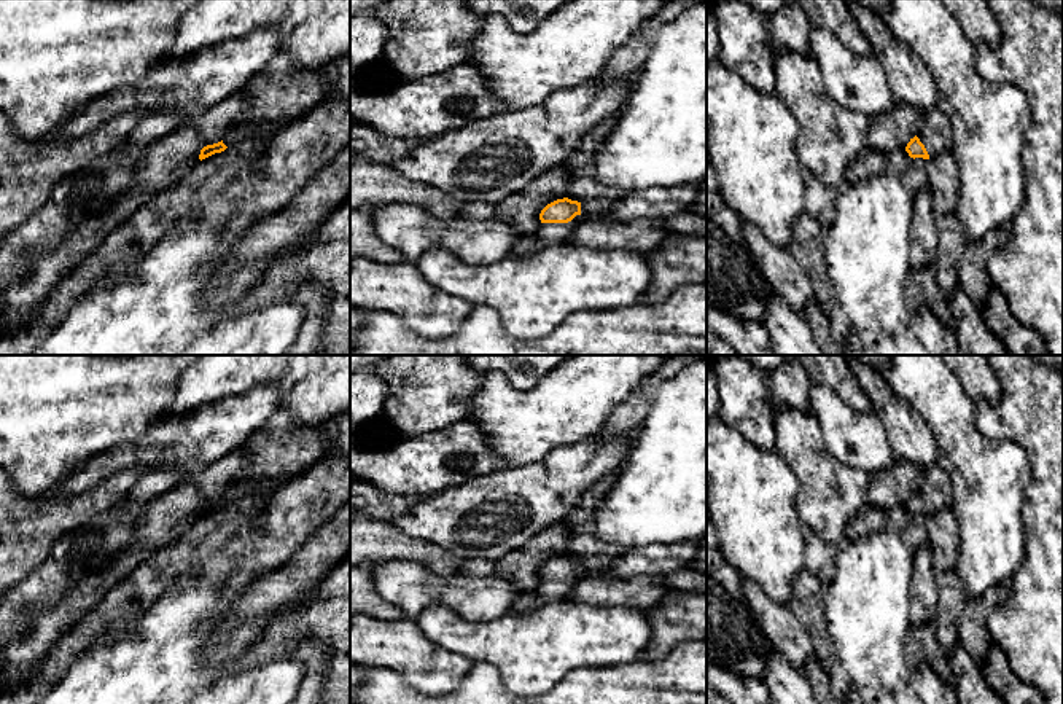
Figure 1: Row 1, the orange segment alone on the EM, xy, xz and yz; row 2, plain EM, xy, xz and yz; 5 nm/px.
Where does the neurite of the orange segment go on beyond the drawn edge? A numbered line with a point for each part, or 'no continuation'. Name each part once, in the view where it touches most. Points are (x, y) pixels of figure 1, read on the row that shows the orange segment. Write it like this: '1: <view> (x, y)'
1: xz (548, 234)

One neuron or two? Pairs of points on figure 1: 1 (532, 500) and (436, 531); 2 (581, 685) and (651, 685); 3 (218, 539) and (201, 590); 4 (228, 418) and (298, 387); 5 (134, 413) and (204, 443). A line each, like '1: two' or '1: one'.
1: one
2: one
3: two
4: two
5: two

